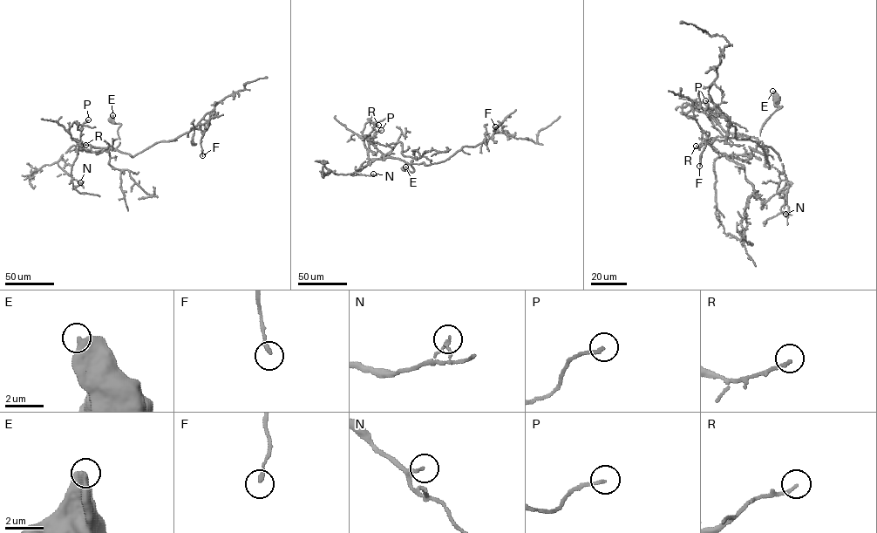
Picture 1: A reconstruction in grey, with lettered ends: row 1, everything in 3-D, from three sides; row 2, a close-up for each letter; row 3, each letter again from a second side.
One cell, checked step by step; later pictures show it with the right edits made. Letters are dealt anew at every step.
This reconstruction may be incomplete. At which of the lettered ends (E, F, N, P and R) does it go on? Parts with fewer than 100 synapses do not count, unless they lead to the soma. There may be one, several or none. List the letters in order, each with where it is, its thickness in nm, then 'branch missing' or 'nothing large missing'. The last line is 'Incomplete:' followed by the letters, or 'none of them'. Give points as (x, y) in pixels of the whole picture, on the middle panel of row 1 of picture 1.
E: (405, 167) | 550 nm | nothing large missing
F: (495, 126) | 190 nm | nothing large missing
N: (373, 174) | 100 nm | nothing large missing
P: (381, 130) | 160 nm | nothing large missing
R: (378, 125) | 160 nm | nothing large missing
Incomplete: none of them

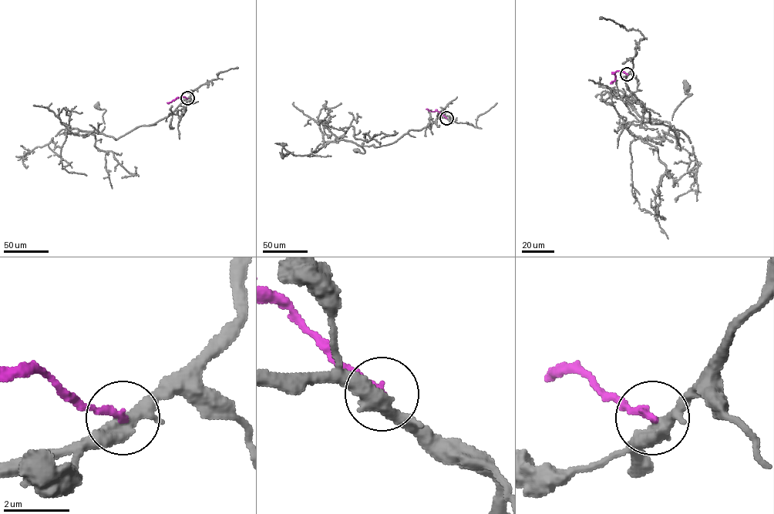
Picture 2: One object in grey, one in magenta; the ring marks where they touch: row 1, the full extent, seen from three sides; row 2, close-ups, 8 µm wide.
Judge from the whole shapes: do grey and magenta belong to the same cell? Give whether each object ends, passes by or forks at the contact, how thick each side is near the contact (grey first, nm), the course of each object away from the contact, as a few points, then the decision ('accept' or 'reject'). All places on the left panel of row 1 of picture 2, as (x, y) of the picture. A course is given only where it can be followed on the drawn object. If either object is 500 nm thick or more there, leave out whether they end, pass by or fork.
grey passes by; magenta ends; calibres 460 and 240 nm; course grey (187, 98), (166, 117), (116, 139), (100, 133), (106, 110), (96, 106); course magenta (187, 98), (180, 96), (166, 102); reject

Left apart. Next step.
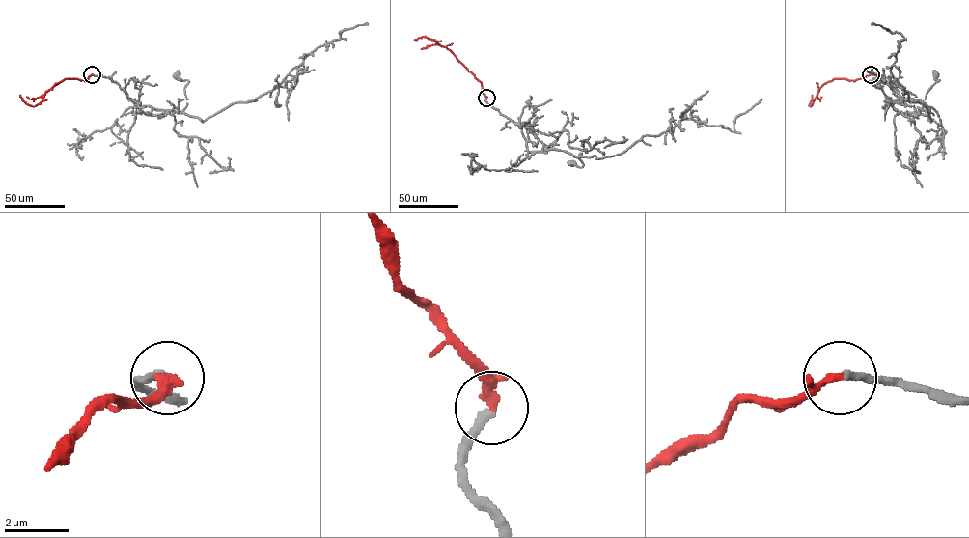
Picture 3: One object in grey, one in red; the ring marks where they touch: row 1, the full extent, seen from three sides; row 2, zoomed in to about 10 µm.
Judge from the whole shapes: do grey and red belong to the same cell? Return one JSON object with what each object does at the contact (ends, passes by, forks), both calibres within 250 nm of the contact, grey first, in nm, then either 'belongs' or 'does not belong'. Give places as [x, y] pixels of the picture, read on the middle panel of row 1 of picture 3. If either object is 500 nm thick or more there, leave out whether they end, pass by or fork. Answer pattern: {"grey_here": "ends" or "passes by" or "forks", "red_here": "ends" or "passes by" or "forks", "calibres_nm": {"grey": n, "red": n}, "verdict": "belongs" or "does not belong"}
{"grey_here": "ends", "red_here": "ends", "calibres_nm": {"grey": 260, "red": 260}, "verdict": "belongs"}

